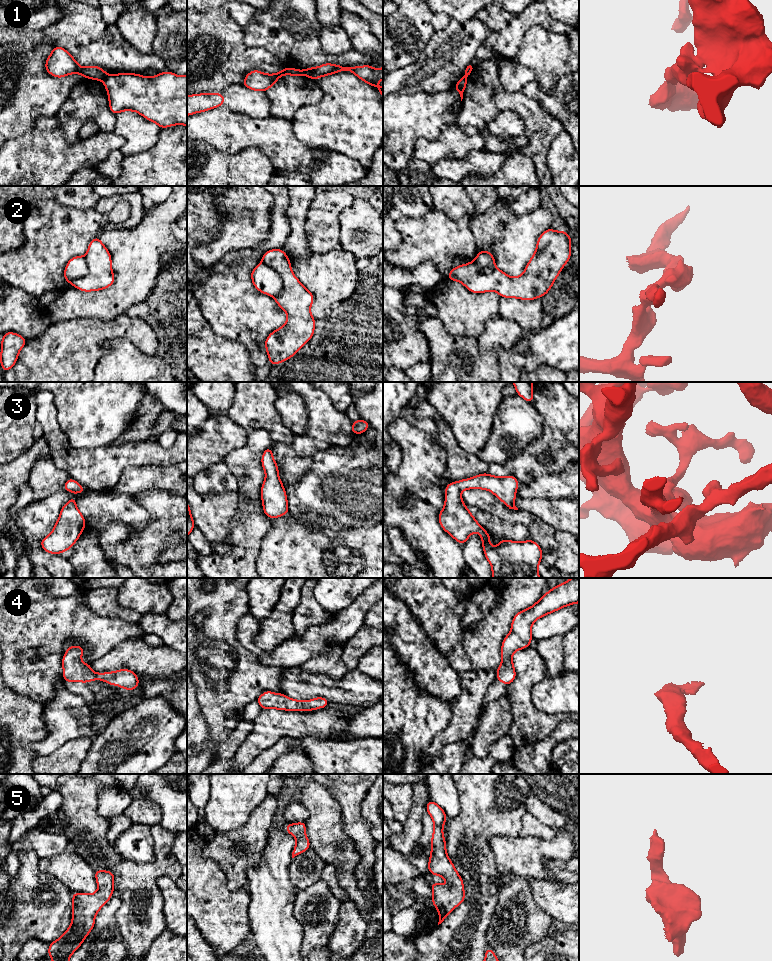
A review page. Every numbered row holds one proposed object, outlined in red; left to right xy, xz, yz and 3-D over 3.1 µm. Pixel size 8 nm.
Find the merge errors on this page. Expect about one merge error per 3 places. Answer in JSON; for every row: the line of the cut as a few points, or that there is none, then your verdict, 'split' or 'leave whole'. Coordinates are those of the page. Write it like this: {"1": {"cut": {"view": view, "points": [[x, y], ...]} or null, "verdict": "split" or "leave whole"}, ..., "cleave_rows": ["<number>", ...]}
{"1": {"cut": {"view": "xy", "points": [[108, 75], [102, 79]]}, "verdict": "split"}, "2": {"cut": {"view": "xz", "points": [[261, 262], [271, 267], [278, 274], [281, 281], [280, 295]]}, "verdict": "split"}, "3": {"cut": null, "verdict": "leave whole"}, "4": {"cut": null, "verdict": "leave whole"}, "5": {"cut": null, "verdict": "leave whole"}, "cleave_rows": ["1", "2"]}

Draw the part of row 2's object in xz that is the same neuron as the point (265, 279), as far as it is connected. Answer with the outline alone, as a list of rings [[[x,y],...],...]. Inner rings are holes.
[[[264,263],[257,265],[251,272],[255,288],[269,296],[279,296],[282,293],[282,281],[279,274]]]

